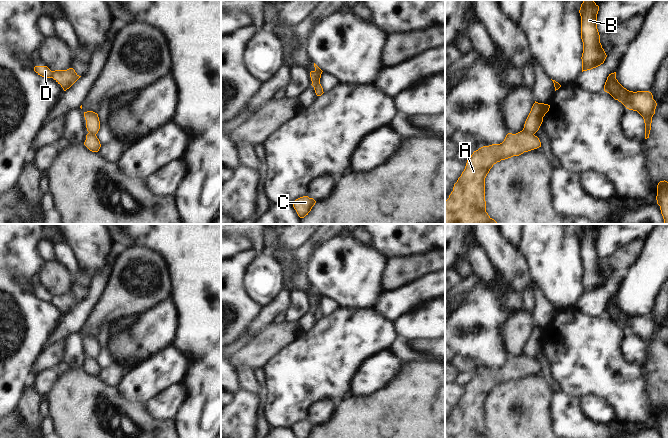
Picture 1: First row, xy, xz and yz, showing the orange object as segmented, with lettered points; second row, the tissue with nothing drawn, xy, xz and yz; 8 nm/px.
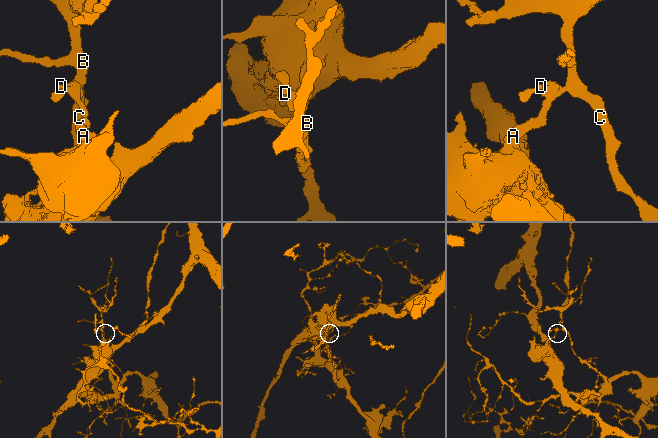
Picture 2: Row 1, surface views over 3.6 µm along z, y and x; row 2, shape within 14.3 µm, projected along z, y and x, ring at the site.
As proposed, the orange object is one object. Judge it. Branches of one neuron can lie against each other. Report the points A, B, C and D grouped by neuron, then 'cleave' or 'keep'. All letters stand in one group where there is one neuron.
groups A / B C D; cleave

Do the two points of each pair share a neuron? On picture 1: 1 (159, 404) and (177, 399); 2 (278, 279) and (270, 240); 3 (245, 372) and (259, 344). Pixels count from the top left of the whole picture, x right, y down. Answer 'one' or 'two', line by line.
1: one
2: two
3: two

